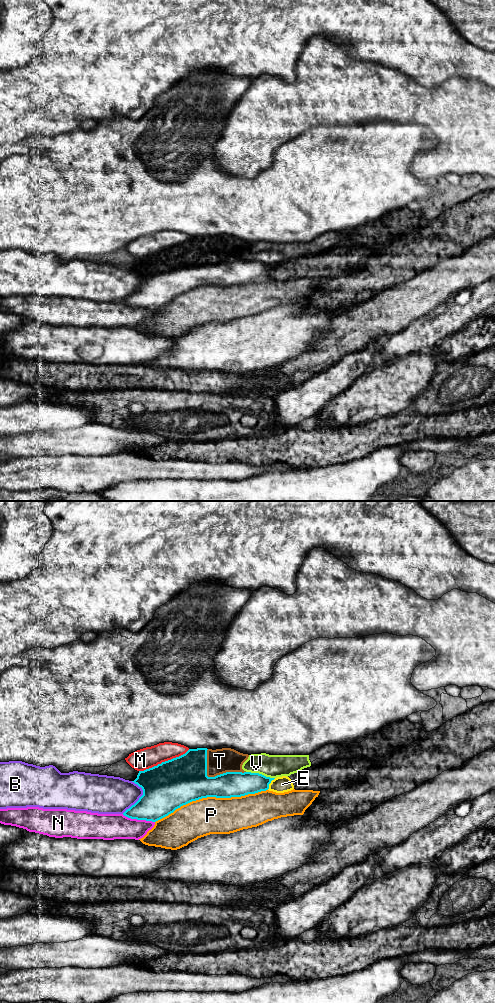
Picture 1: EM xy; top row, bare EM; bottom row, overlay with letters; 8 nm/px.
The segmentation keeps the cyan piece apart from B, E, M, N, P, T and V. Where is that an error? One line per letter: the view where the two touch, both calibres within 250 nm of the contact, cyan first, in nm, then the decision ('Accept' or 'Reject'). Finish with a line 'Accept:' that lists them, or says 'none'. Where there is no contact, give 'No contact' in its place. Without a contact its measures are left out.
B: Touches cyan in xy. Thickness 380 nm (cyan) against 300 nm. Reject
E: Touches cyan in xy. Thickness 190 nm (cyan) against 130 nm. Reject
M: Touches cyan in xy. Thickness 380 nm (cyan) against 170 nm. Reject
N: Touches cyan in xy. Thickness 300 nm (cyan) against 200 nm. Reject
P: Touches cyan in xy. Thickness 360 nm (cyan) against 300 nm. Reject
T: Touches cyan in xy. Thickness 380 nm (cyan) against 200 nm. Reject
V: Touches cyan in xy. Thickness 200 nm (cyan) against 190 nm. Reject
Accept: none

